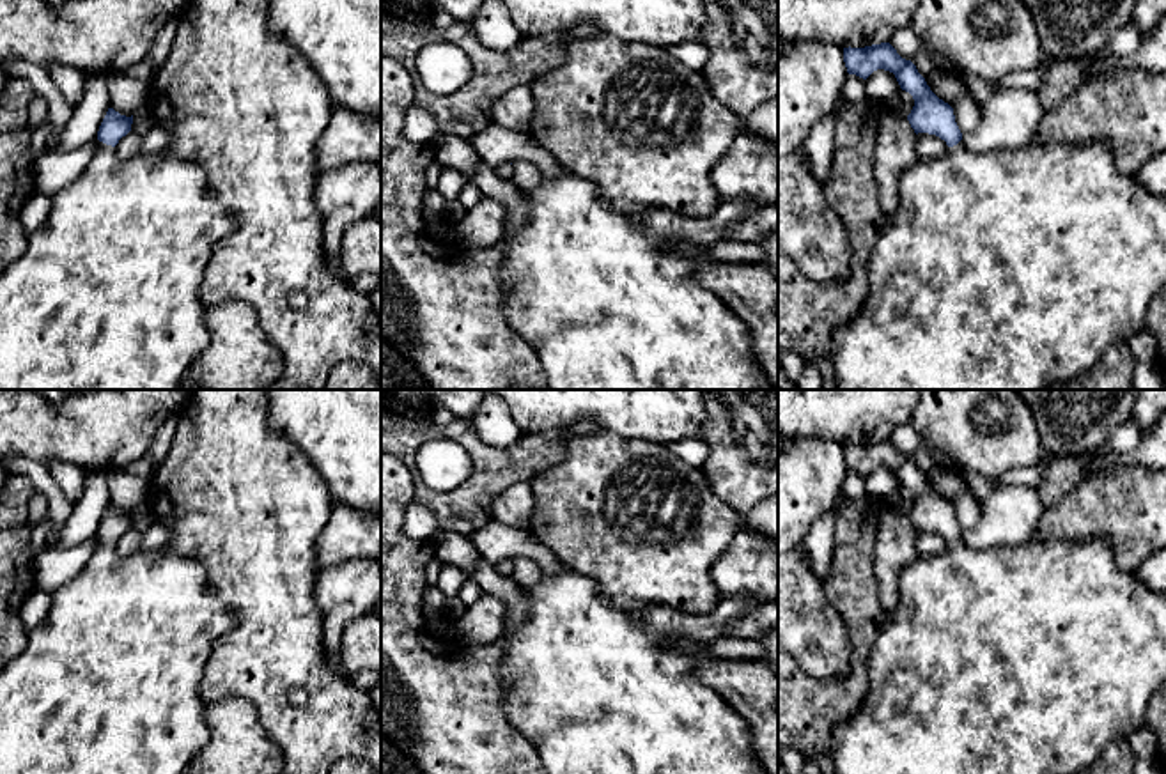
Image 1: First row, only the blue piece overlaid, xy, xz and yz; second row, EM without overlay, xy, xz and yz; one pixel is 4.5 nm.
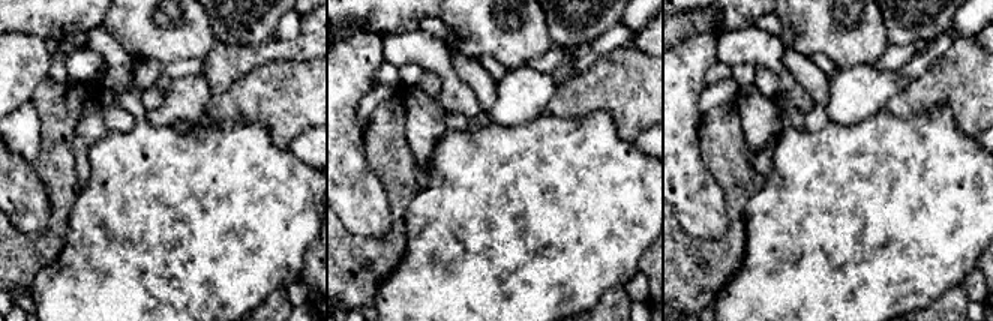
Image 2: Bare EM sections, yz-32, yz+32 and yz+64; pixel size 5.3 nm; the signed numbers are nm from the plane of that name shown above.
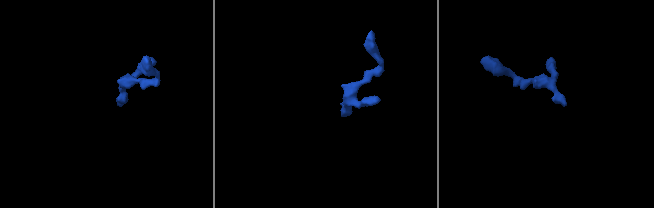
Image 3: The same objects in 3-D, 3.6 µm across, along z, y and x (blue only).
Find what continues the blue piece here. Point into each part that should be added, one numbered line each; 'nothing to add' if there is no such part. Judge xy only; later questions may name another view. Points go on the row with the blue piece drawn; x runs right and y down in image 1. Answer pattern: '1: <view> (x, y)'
1: xy (107, 296)

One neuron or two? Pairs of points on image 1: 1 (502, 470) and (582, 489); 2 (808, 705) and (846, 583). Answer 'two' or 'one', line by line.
1: two
2: one

